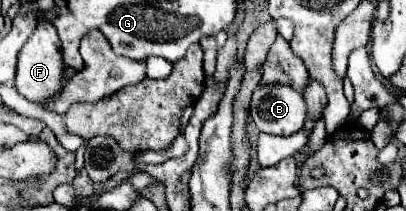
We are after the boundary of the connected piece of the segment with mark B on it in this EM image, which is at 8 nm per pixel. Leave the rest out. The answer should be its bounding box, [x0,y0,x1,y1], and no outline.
[251,85,305,135]

